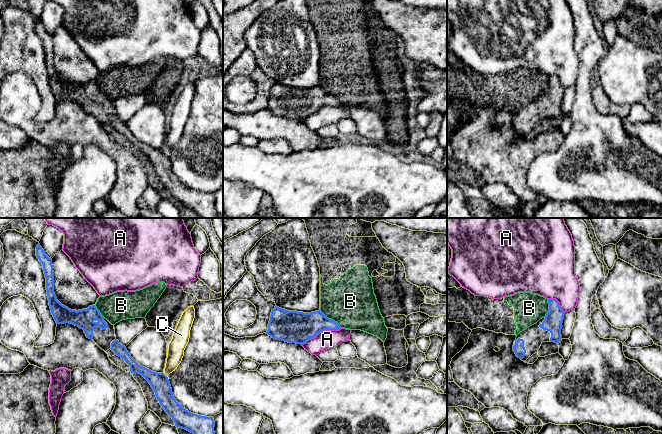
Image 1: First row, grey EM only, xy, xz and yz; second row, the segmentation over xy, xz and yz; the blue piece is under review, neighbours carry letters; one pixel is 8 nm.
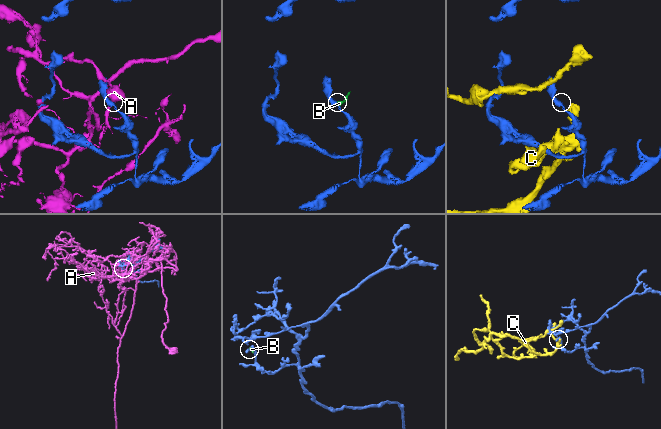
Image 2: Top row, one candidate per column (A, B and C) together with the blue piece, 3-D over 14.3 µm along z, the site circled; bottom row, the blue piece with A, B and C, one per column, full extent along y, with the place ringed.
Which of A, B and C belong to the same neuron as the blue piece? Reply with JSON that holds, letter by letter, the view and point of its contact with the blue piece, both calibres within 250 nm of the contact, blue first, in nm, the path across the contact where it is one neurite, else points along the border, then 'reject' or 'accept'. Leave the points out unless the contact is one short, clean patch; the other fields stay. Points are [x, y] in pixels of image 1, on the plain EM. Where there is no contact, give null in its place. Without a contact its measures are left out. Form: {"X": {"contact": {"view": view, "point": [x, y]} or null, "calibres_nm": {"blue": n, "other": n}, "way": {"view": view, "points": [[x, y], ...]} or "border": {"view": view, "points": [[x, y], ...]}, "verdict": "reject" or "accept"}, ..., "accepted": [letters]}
{"A": {"contact": {"view": "xz", "point": [321, 107]}, "calibres_nm": {"blue": 260, "other": 160}, "verdict": "reject"}, "B": {"contact": {"view": "xz", "point": [330, 95]}, "calibres_nm": {"blue": 240, "other": 400}, "border": {"view": "xz", "points": [[319, 86], [341, 103]]}, "verdict": "reject"}, "C": {"contact": {"view": "xy", "point": [165, 151]}, "calibres_nm": {"blue": 150, "other": 140}, "verdict": "reject"}, "accepted": []}

